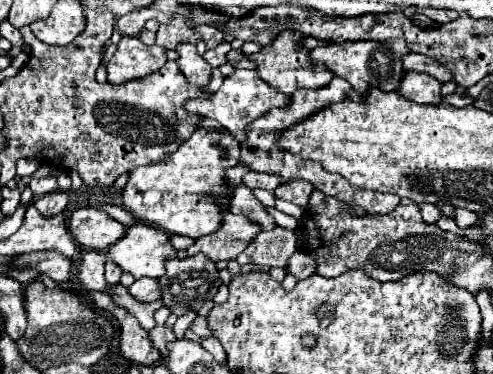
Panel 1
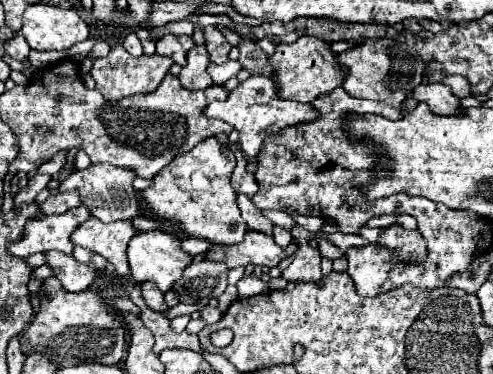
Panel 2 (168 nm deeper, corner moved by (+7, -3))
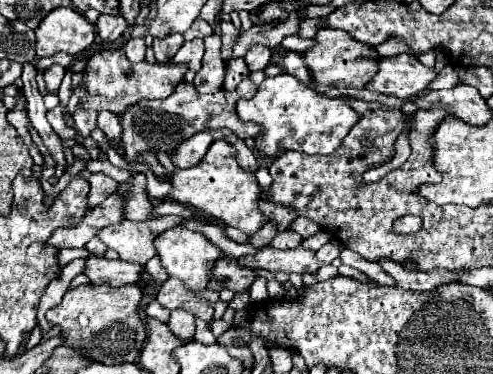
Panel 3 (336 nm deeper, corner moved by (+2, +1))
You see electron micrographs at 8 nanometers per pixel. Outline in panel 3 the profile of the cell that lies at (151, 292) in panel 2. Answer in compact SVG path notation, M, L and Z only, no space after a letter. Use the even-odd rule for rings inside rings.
M168 279L162 283L162 287L158 289L156 301L166 307L166 309L184 309L190 311L194 317L200 317L204 321L212 321L212 313L214 307L208 305L206 299L194 295L192 291L188 291L186 287L182 287L182 283L178 283L178 279Z

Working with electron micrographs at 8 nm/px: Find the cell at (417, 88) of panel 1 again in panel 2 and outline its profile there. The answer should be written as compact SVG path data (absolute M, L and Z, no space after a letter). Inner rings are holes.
M443 83L419 85L413 89L413 97L421 103L427 103L435 115L459 115L461 99L451 93L451 89Z

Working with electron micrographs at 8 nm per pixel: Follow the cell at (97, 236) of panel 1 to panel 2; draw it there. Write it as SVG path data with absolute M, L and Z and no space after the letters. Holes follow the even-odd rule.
M89 219L81 227L73 231L73 245L91 249L111 261L117 269L119 277L129 275L129 263L125 255L125 247L129 239L137 233L131 221L115 221L115 223L101 223L99 219Z

